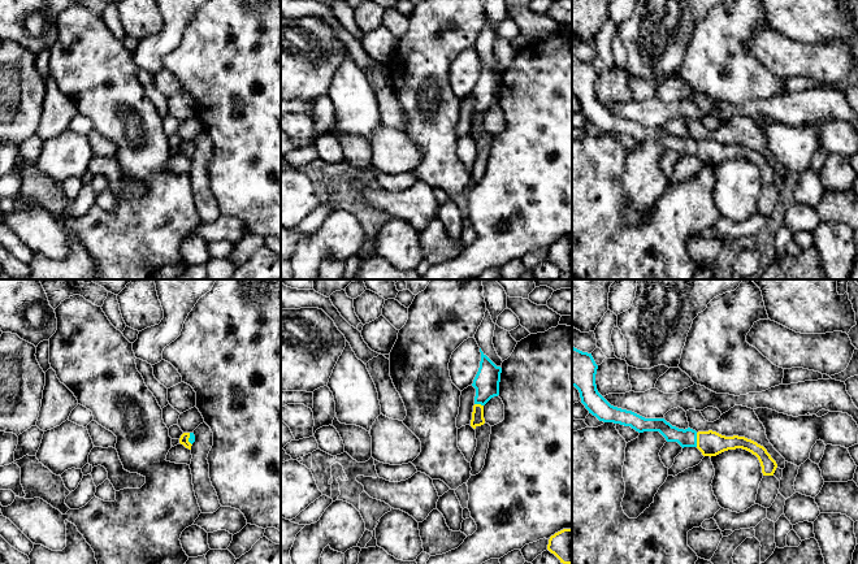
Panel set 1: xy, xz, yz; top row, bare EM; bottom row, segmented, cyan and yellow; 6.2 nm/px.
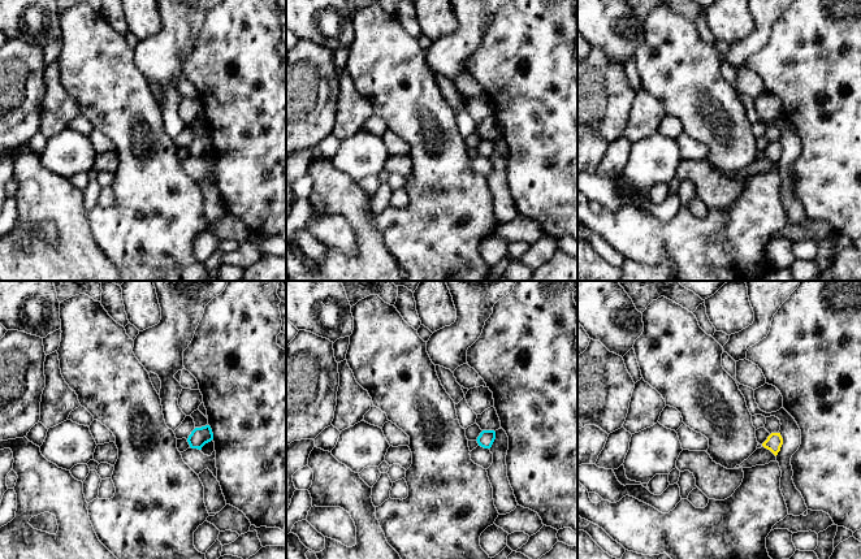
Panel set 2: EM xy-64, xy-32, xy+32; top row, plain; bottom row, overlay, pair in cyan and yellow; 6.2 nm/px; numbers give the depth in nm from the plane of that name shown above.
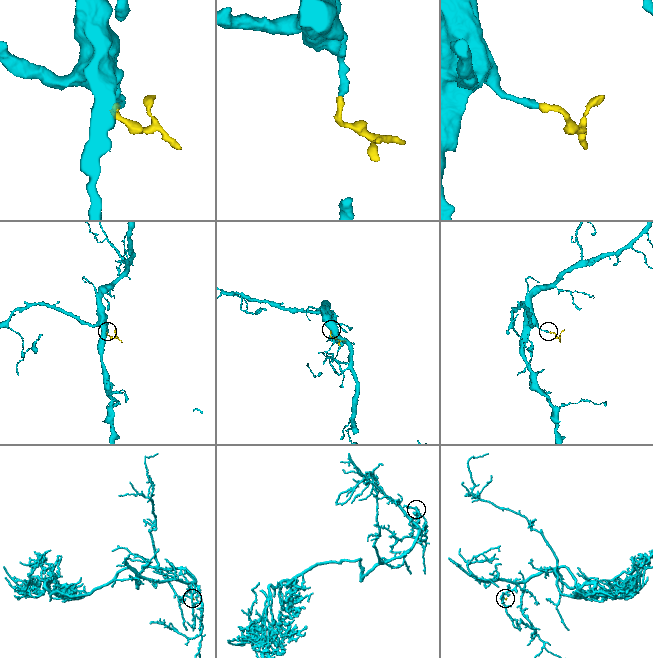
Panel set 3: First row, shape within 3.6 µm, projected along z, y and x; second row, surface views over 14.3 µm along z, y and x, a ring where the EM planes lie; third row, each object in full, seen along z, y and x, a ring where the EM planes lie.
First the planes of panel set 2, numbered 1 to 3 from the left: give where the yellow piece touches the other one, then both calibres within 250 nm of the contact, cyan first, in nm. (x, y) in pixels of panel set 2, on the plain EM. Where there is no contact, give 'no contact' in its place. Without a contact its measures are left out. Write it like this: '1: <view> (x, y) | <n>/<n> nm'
1: no contact
2: no contact
3: no contact

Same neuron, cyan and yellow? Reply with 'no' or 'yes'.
yes

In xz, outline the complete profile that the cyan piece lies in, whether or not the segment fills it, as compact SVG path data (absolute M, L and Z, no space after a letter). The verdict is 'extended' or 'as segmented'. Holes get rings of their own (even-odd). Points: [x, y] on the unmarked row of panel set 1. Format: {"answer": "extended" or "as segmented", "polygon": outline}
{"answer": "extended", "polygon": "M480 57L481 70L472 95L476 97L471 135L476 138L485 133L484 114L499 104L502 77L497 75Z"}

